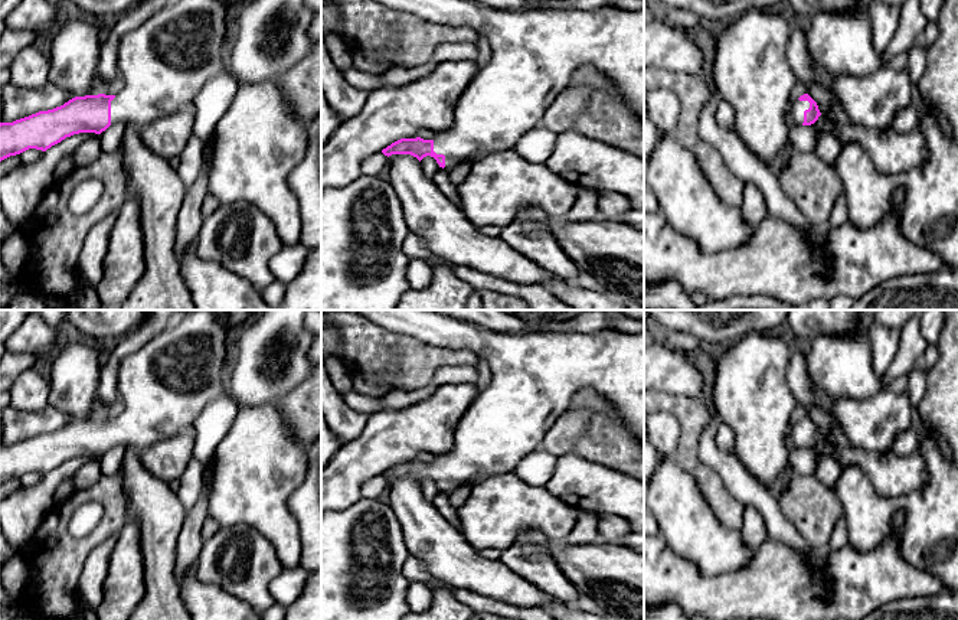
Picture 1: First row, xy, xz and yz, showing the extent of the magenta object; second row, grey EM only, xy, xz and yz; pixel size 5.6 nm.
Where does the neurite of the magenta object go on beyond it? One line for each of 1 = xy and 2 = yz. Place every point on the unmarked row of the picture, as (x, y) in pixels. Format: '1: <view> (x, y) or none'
1: xy (164, 385)
2: yz (797, 431)

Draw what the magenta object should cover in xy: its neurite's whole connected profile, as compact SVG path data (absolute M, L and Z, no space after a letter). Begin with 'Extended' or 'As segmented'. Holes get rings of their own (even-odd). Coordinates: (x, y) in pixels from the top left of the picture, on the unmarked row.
Extended. M190 310L179 323L169 324L135 353L120 362L117 391L124 409L117 418L75 420L53 433L39 434L13 446L0 446L0 484L29 471L46 474L73 457L101 457L114 447L133 448L140 453L161 440L193 431L194 420L203 408L228 394L228 356L228 329L225 322L213 310Z

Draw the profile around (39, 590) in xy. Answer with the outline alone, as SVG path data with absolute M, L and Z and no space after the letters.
M102 476L95 484L84 490L75 490L68 499L55 503L55 508L42 519L32 538L19 549L30 568L30 581L17 598L22 610L39 614L43 620L69 620L84 608L78 597L78 584L88 555L107 538L120 533L127 522L127 496L122 479ZM95 502L104 509L98 526L86 536L76 538L69 531L69 522L75 510L84 503Z

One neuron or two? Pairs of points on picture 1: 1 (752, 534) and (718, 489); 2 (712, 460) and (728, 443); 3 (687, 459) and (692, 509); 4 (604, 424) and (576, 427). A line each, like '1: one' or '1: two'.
1: two
2: two
3: two
4: two

